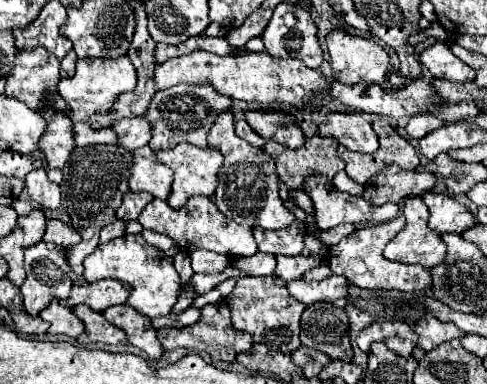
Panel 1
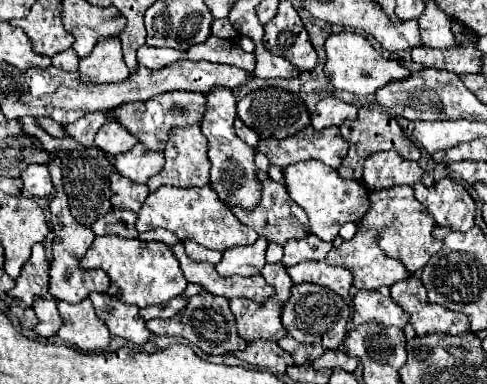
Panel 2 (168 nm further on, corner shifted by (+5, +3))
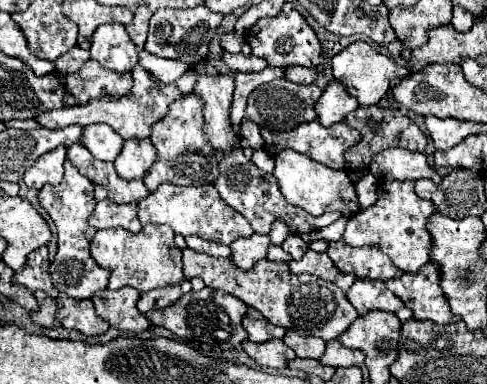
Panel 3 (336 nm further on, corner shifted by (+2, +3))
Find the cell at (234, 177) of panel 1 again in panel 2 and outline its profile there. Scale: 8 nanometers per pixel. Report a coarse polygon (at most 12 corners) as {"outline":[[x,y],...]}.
{"outline":[[206,92],[210,184],[228,206],[260,200],[254,148],[234,132],[234,92]]}

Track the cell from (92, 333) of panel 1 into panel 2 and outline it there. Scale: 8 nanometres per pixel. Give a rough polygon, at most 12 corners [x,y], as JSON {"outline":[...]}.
{"outline":[[86,298],[58,302],[58,336],[82,350],[102,350],[110,332]]}

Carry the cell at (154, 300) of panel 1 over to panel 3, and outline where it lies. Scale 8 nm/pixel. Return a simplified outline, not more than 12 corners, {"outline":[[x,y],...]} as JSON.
{"outline":[[97,230],[91,256],[109,290],[185,280],[173,230]]}

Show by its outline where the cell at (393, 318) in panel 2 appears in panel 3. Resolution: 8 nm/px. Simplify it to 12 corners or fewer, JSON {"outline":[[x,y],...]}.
{"outline":[[357,278],[347,298],[359,316],[405,306],[379,280]]}

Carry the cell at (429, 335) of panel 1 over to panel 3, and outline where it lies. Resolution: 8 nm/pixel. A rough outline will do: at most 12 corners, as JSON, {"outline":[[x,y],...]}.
{"outline":[[437,266],[389,280],[387,288],[417,320],[461,320],[437,286]]}

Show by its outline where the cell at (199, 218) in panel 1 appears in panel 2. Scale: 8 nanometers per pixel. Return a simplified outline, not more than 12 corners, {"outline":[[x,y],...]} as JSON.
{"outline":[[212,186],[158,188],[138,232],[166,228],[210,250],[254,244]]}

